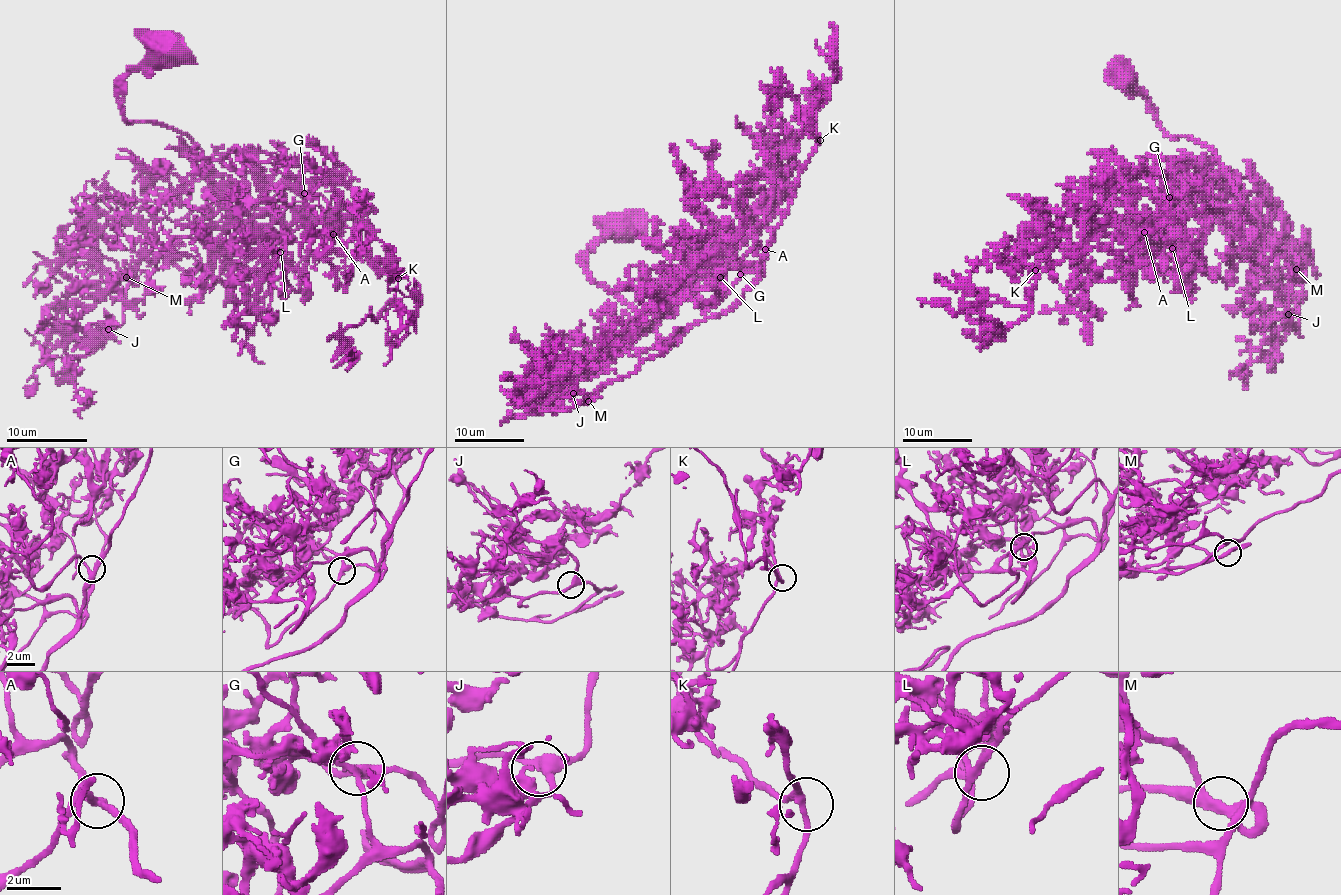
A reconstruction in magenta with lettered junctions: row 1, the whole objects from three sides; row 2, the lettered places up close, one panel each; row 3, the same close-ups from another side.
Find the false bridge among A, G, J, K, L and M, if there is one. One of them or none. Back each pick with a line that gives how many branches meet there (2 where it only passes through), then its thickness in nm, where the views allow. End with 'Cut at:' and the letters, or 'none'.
Cut at: none

